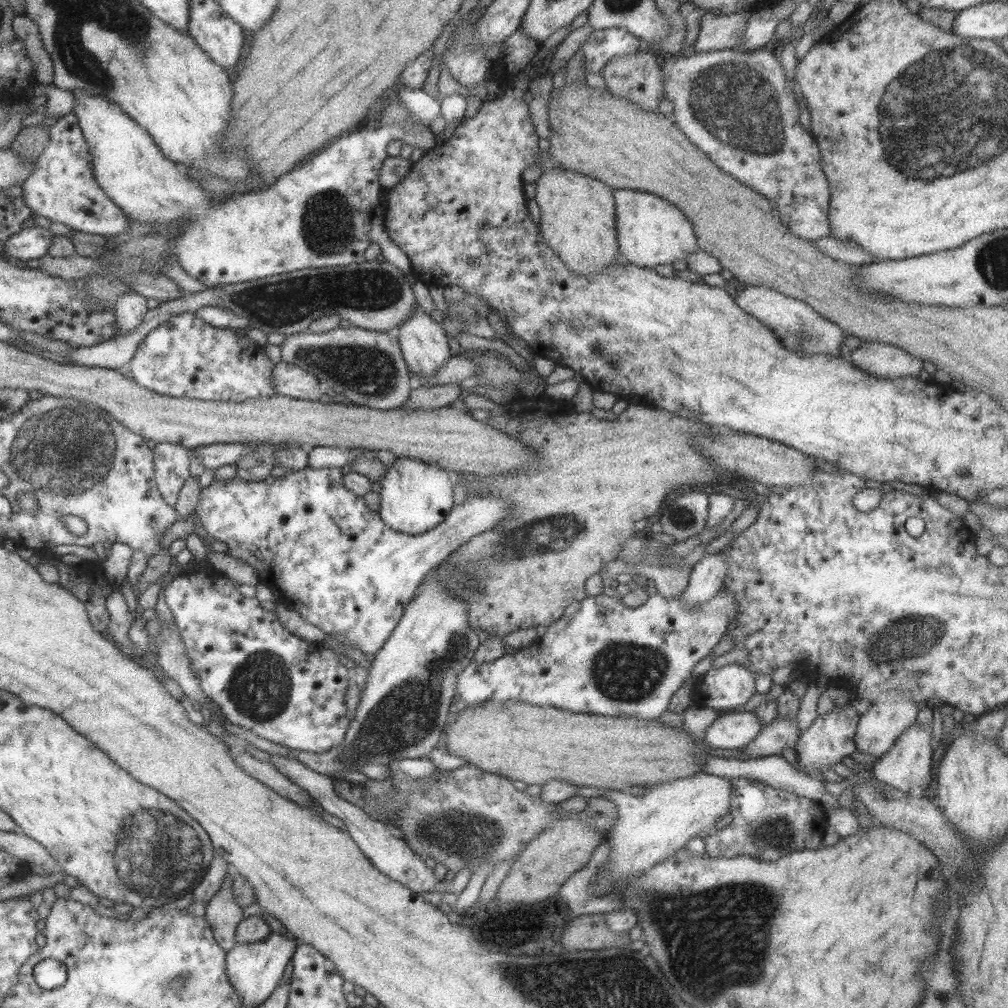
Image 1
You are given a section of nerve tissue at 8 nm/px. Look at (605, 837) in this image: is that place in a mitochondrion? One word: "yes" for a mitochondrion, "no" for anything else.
no

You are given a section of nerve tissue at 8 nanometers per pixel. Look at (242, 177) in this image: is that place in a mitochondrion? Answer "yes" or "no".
no

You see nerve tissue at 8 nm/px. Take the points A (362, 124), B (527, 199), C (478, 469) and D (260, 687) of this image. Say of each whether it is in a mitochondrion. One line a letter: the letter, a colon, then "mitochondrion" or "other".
A: other
B: other
C: other
D: mitochondrion

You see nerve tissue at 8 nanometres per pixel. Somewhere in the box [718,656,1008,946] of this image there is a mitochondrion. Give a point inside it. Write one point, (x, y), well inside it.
(778, 833)

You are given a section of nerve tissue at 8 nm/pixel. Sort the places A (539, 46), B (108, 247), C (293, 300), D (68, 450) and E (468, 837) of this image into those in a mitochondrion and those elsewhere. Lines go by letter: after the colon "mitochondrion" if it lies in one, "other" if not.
A: other
B: other
C: mitochondrion
D: mitochondrion
E: mitochondrion

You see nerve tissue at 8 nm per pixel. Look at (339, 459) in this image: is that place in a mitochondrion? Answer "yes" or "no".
no

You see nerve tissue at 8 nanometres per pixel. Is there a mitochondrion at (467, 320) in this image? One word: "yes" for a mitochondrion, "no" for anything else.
yes

